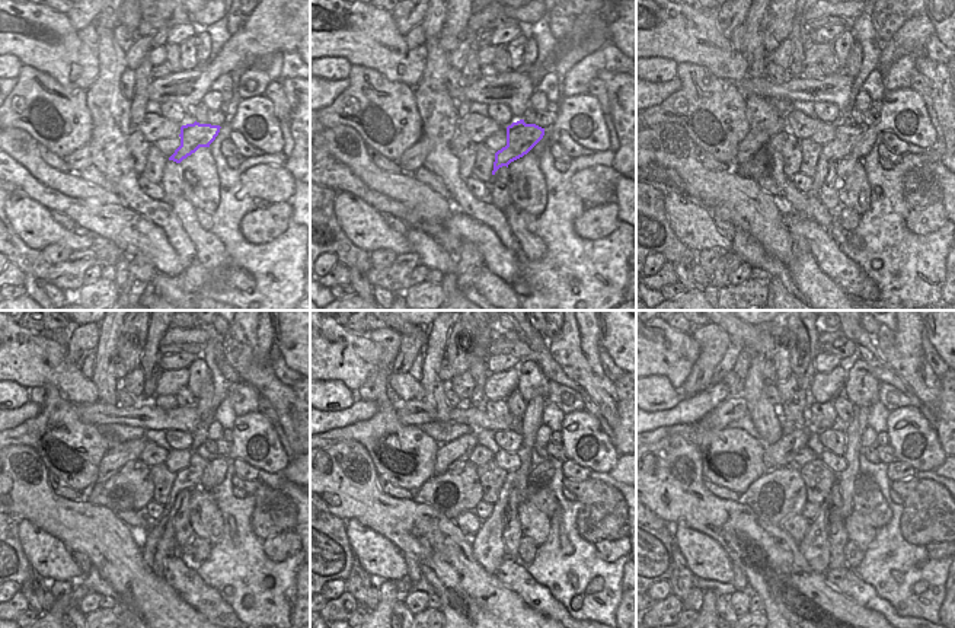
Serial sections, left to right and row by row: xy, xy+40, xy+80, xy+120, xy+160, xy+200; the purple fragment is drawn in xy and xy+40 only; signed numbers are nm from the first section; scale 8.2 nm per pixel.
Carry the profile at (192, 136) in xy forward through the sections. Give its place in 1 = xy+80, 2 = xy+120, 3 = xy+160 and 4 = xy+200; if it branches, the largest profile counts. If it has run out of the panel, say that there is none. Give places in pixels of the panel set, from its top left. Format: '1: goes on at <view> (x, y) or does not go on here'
1: goes on at xy+80 (847, 134)
2: goes on at xy+120 (159, 545)
3: goes on at xy+160 (488, 548)
4: goes on at xy+200 (814, 547)

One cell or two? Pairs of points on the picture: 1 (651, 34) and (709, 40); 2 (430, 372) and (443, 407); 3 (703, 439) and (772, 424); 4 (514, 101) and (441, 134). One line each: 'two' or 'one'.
1: one
2: one
3: two
4: two

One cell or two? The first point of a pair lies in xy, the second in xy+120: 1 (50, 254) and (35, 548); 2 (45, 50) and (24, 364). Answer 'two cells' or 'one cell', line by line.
1: two cells
2: one cell

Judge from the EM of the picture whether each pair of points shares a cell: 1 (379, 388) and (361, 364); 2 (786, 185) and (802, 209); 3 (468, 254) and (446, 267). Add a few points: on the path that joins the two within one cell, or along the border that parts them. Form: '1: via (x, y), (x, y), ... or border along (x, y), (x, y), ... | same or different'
1: border along (377, 343), (382, 348), (382, 363), (355, 392) | different
2: via (789, 191), (799, 203) | same
3: border along (454, 257), (456, 273) | different

